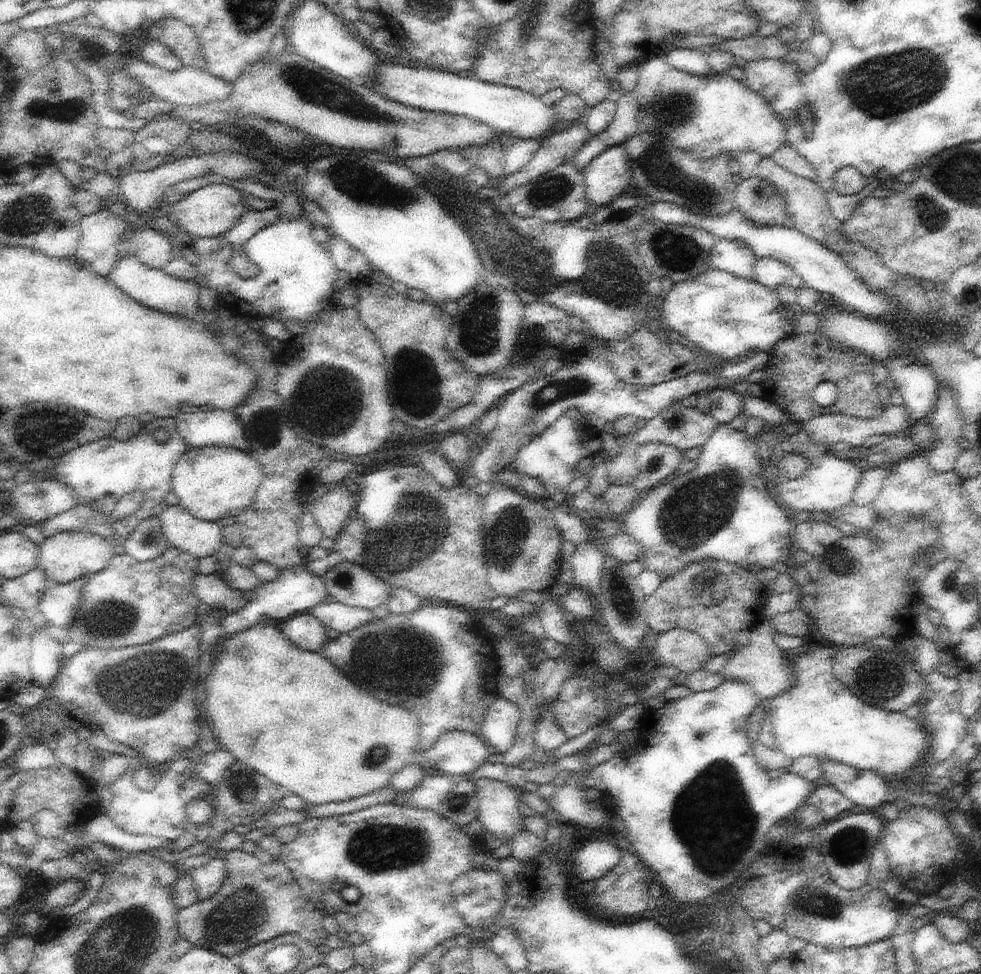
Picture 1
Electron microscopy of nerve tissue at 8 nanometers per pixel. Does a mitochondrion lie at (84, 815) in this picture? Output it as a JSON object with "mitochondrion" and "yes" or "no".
{"mitochondrion":"no"}

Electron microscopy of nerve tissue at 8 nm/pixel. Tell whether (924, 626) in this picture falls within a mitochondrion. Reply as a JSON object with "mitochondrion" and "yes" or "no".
{"mitochondrion":"no"}

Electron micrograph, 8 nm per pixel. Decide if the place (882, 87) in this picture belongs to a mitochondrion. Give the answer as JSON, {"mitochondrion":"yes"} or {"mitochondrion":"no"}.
{"mitochondrion":"yes"}

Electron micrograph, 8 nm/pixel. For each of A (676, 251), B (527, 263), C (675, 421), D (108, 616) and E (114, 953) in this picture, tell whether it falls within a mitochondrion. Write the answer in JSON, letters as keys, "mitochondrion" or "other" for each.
{"A":"mitochondrion","B":"mitochondrion","C":"other","D":"mitochondrion","E":"mitochondrion"}

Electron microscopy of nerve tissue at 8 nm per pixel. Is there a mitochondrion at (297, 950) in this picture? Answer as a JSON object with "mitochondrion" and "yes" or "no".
{"mitochondrion":"no"}

